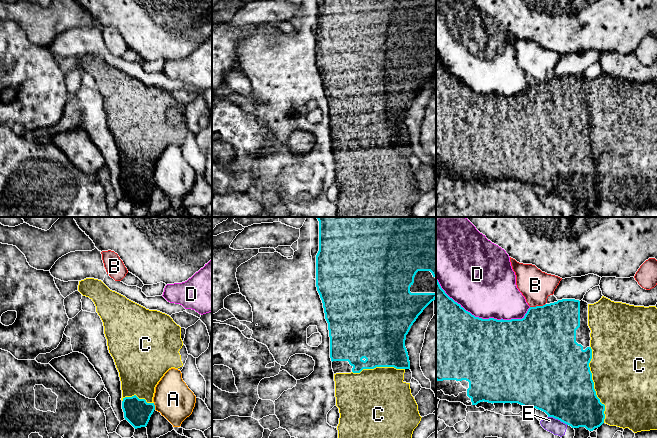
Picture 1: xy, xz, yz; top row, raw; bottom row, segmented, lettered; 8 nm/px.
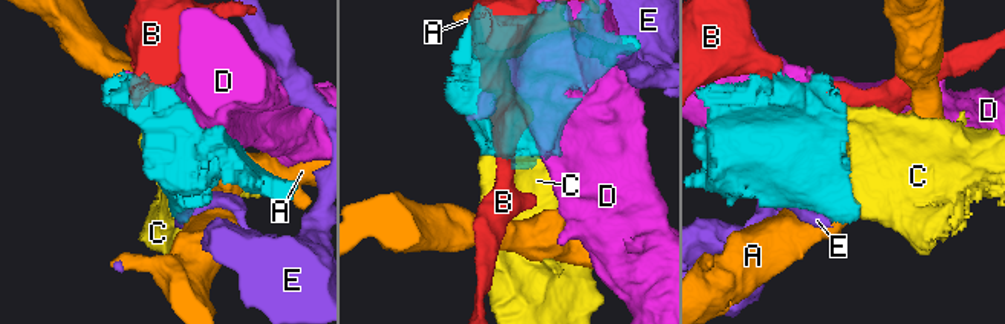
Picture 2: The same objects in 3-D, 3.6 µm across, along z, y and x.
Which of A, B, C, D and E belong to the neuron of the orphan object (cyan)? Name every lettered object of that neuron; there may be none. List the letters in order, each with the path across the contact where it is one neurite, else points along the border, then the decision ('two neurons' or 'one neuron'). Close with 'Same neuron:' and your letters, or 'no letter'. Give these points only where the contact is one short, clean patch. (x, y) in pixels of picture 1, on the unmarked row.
A: two neurons
B: two neurons
C: one neuron
D: two neurons
E: two neurons
Same neuron: C

